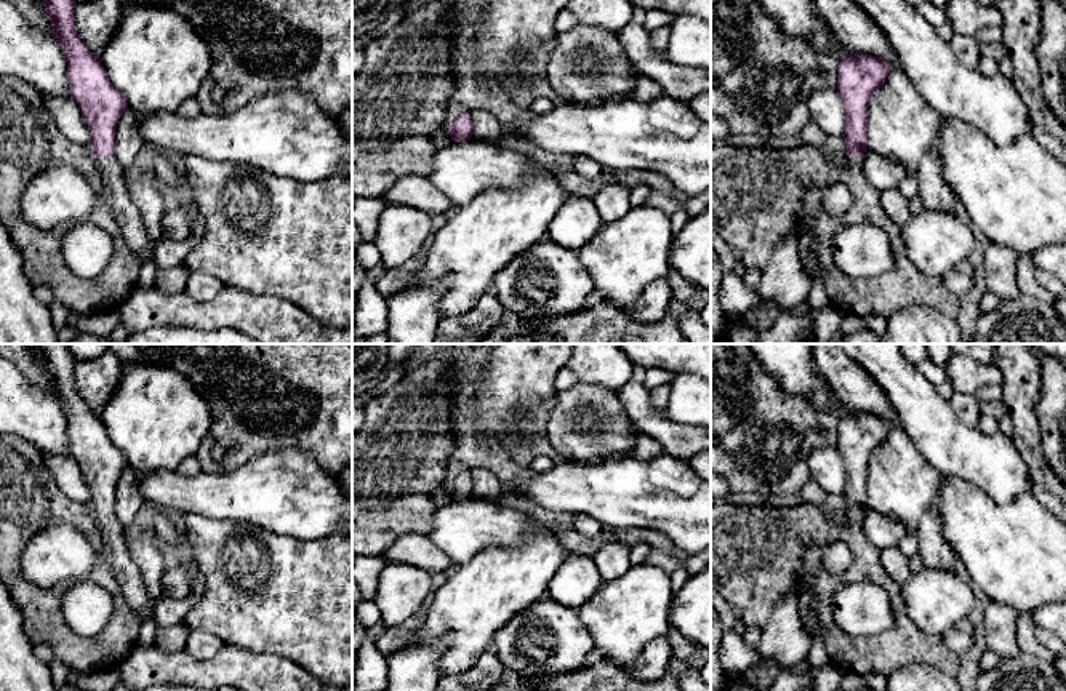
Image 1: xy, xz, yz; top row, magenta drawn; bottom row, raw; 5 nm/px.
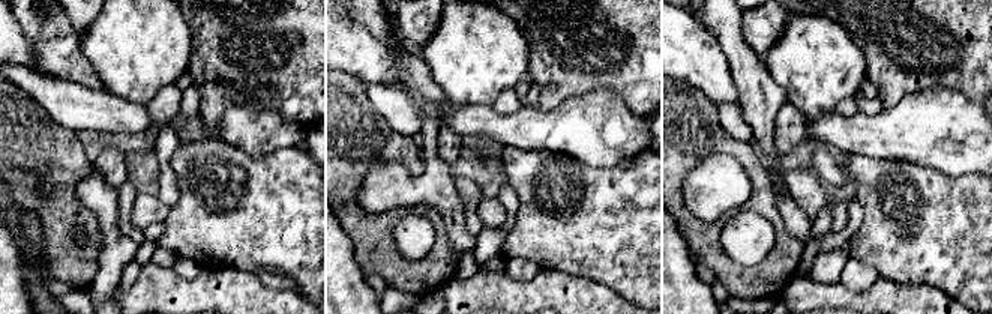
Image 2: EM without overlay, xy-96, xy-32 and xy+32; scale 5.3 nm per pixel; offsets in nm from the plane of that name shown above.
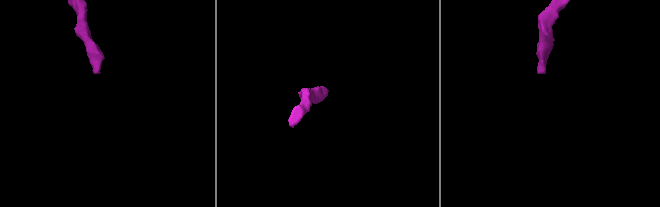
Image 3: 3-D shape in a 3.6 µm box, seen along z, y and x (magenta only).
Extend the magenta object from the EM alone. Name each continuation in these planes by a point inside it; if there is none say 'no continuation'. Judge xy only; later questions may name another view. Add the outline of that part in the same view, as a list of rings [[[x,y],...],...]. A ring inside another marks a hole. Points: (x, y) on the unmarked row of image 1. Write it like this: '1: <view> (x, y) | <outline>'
1: xy (58, 554) | [[[115,513],[96,515],[102,545],[94,549],[85,534],[66,520],[50,520],[27,542],[22,574],[38,587],[53,587],[83,579],[96,565],[110,568],[130,609],[141,619],[154,614],[141,571],[134,565],[128,537]]]

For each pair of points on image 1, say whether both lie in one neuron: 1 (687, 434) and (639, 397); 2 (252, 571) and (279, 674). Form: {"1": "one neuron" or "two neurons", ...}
{"1": "one neuron", "2": "two neurons"}

